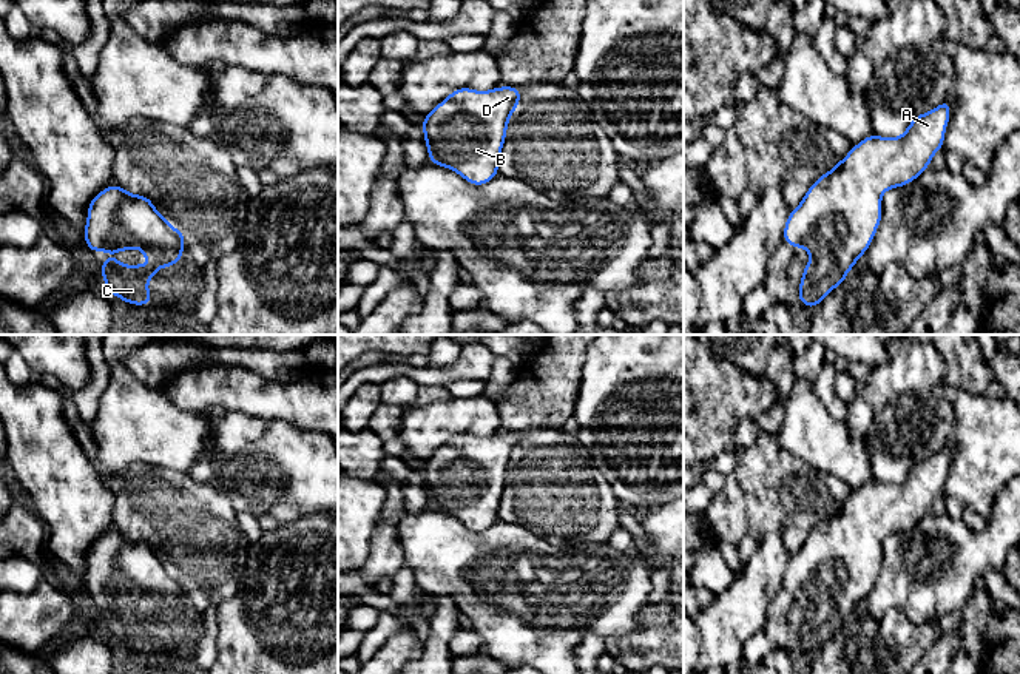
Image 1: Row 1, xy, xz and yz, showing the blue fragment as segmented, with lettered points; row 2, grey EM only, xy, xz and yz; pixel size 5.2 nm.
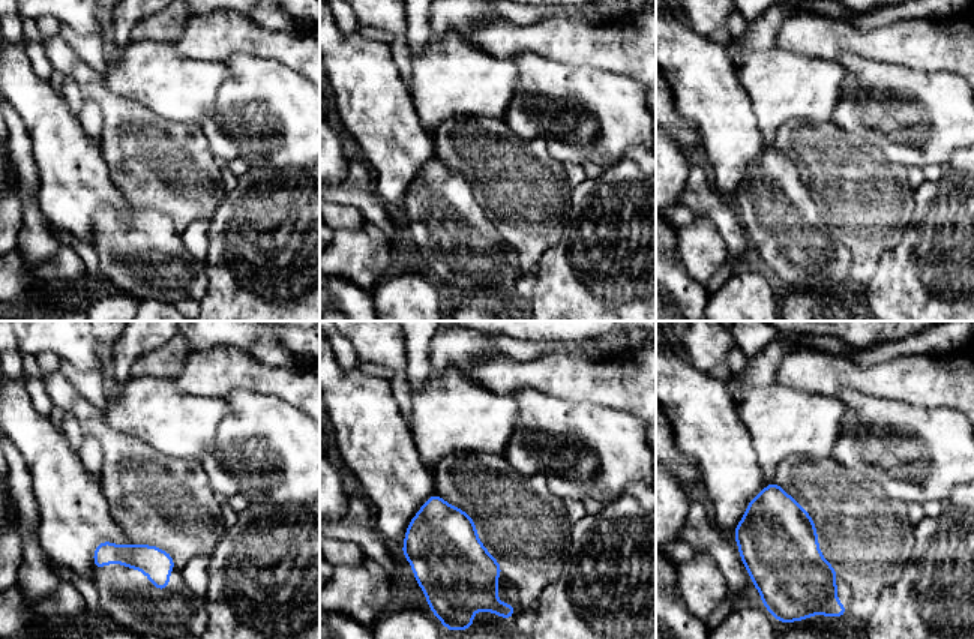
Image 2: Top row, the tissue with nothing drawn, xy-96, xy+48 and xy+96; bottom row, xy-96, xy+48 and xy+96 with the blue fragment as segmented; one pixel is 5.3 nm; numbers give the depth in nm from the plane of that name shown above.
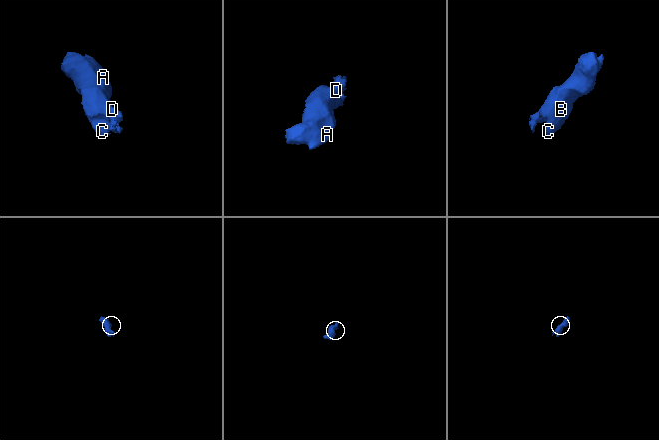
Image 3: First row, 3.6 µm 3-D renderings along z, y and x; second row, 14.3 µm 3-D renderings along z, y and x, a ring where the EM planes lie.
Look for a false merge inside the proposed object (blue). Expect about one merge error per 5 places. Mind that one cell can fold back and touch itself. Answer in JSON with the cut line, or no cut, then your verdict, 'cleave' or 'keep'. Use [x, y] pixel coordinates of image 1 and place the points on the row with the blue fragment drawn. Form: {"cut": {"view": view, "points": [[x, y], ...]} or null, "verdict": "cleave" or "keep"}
{"cut": null, "verdict": "keep"}

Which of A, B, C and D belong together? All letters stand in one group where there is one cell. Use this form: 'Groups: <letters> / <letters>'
Groups: A B C D

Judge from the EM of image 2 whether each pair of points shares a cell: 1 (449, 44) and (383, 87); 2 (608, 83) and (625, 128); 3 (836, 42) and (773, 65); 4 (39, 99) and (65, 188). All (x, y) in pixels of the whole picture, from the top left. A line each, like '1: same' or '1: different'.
1: different
2: same
3: different
4: same

